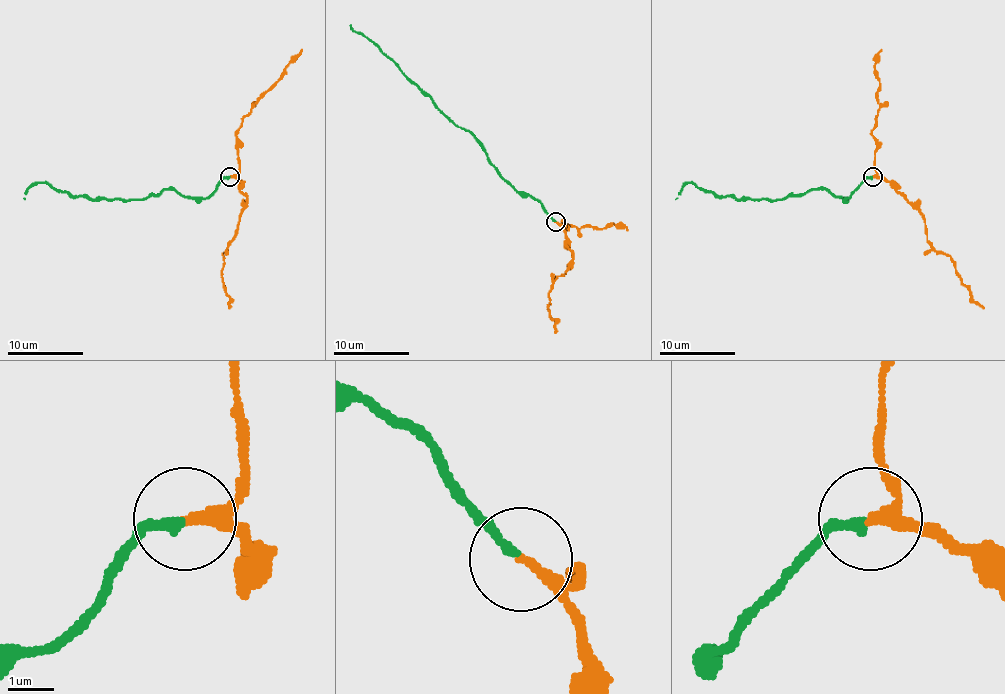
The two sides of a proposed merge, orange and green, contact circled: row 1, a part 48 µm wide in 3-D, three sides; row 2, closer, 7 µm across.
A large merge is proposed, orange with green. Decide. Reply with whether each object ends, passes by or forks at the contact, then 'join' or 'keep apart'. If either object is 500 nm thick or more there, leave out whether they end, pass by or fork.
orange passes by; green ends; keep apart

